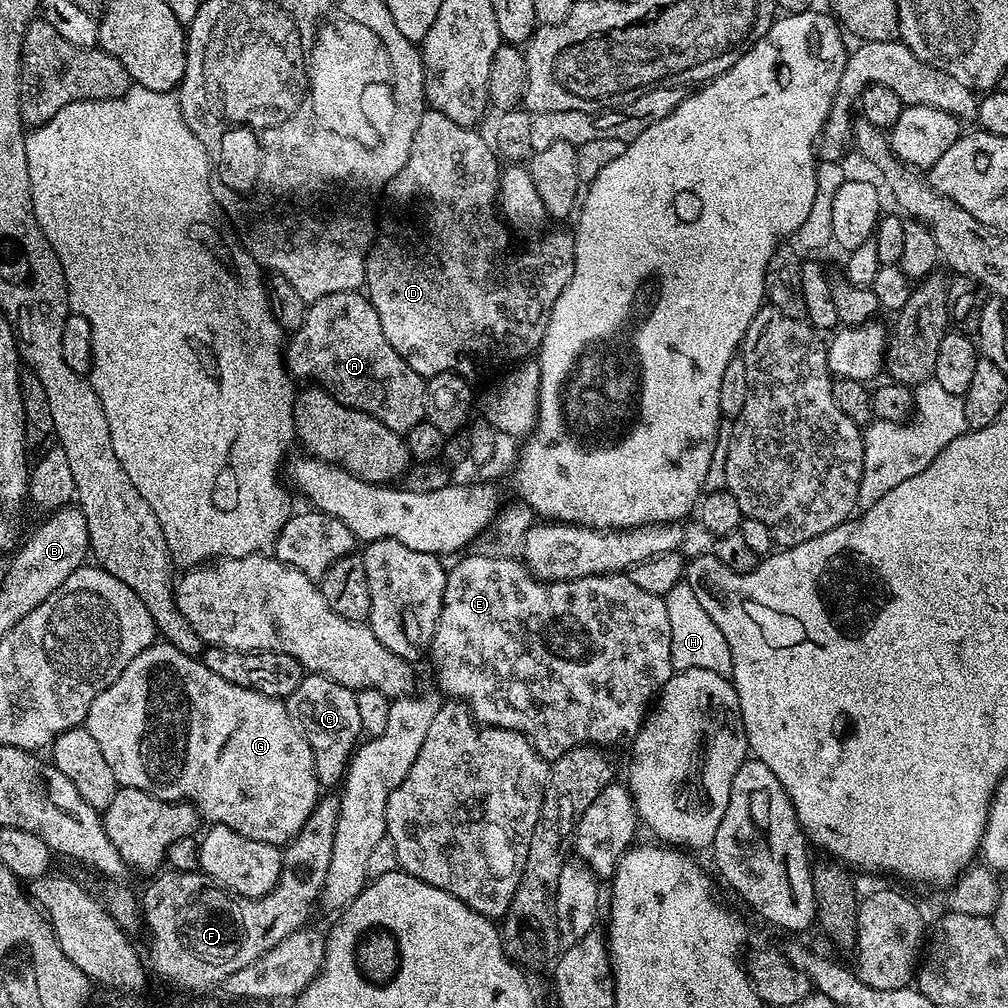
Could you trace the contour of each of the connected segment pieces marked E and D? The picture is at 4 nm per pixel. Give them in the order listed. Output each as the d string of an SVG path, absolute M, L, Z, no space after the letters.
M495 554L479 555L461 555L459 557L461 560L453 568L447 569L442 614L430 645L430 660L436 663L436 676L440 679L439 691L445 697L467 704L477 724L520 732L532 743L534 750L538 750L538 754L549 762L554 762L571 748L587 744L592 746L620 744L624 739L627 741L635 737L645 722L650 705L660 695L661 688L674 671L670 658L670 618L666 614L664 598L646 594L646 590L634 586L631 575L628 574L587 576L577 580L545 582L537 580L519 559Z
M435 110L422 114L410 158L386 189L386 200L388 196L392 207L388 233L375 241L364 270L366 295L378 310L386 342L425 378L443 372L456 372L465 378L484 376L499 364L508 366L531 357L546 334L554 302L574 274L576 237L571 231L556 232L533 244L512 244L509 229L498 215L502 164L493 145L476 131Z

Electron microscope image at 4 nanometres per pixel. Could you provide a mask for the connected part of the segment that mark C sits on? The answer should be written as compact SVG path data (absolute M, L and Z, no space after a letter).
M305 675L304 681L294 694L286 698L290 718L300 727L300 733L310 742L314 754L316 781L321 789L332 790L332 787L343 781L348 771L348 761L358 747L361 739L358 722L358 702L350 698L350 689L334 682L325 676Z

